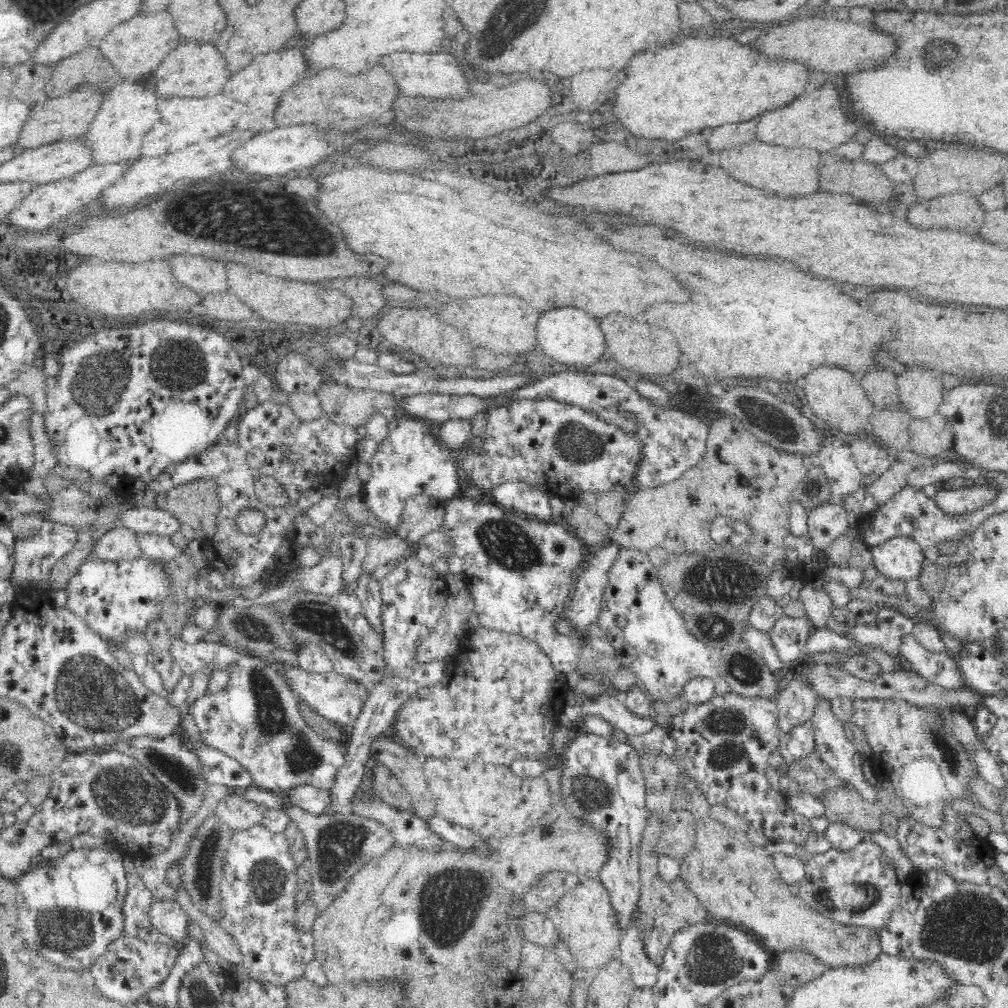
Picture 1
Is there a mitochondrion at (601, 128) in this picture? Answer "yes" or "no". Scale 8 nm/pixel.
no

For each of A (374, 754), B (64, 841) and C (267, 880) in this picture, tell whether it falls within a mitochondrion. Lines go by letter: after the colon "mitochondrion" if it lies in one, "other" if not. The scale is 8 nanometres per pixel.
A: other
B: other
C: mitochondrion

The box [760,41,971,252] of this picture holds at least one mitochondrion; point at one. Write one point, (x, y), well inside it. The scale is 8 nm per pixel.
(926, 67)

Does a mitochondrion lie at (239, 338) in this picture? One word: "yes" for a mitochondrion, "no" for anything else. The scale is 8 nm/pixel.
no

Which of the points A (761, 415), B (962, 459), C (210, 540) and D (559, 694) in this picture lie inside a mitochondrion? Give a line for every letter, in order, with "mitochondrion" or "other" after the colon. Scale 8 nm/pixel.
A: mitochondrion
B: other
C: other
D: other

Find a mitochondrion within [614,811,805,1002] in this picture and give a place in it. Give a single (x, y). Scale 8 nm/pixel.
(712, 958)

